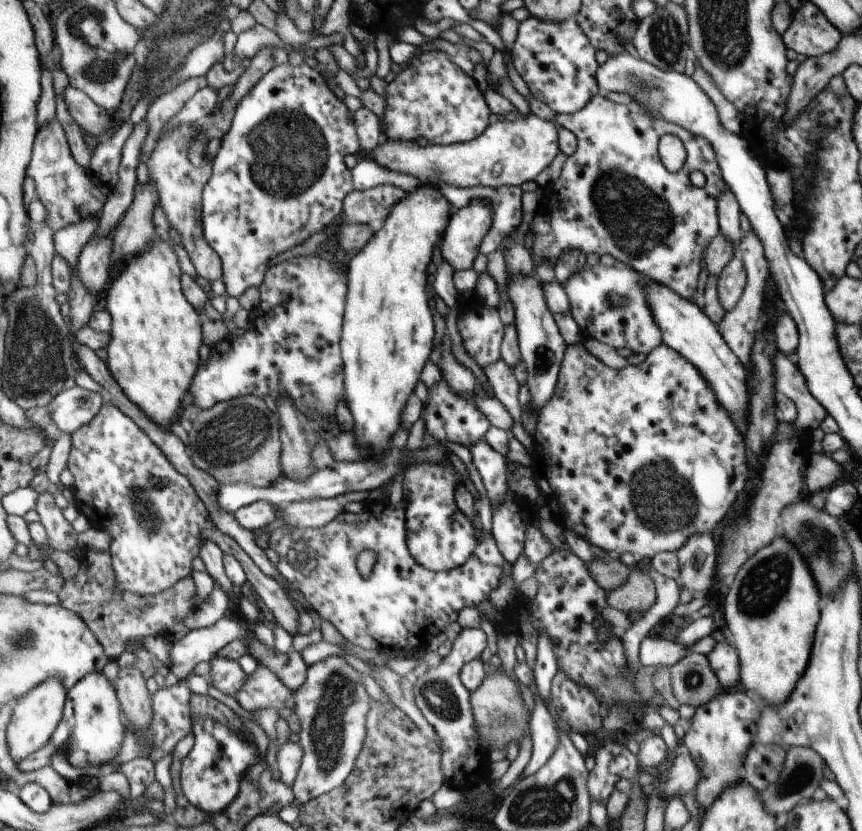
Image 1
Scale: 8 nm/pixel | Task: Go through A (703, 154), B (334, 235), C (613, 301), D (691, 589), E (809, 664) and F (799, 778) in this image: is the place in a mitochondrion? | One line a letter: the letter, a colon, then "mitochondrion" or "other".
A: other
B: other
C: mitochondrion
D: other
E: other
F: mitochondrion

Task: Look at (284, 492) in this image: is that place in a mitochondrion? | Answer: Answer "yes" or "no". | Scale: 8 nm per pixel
no

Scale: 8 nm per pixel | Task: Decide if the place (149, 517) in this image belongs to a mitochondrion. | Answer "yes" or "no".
yes

